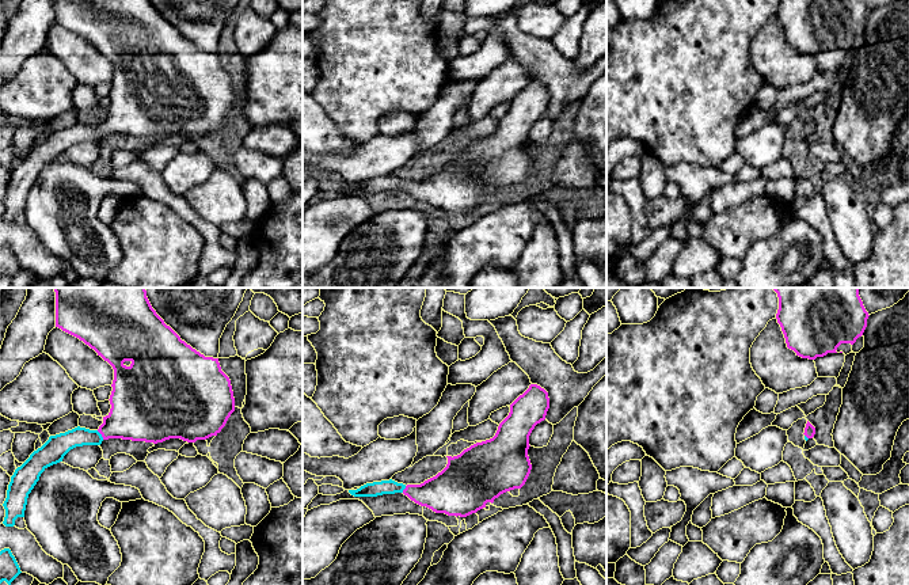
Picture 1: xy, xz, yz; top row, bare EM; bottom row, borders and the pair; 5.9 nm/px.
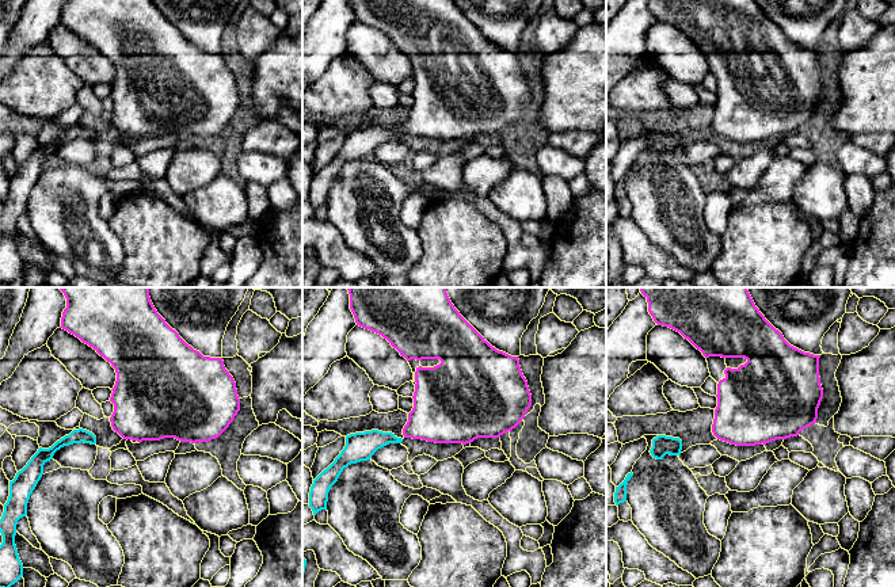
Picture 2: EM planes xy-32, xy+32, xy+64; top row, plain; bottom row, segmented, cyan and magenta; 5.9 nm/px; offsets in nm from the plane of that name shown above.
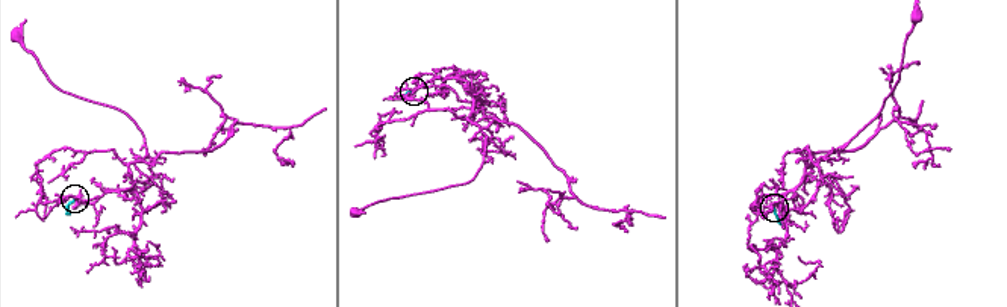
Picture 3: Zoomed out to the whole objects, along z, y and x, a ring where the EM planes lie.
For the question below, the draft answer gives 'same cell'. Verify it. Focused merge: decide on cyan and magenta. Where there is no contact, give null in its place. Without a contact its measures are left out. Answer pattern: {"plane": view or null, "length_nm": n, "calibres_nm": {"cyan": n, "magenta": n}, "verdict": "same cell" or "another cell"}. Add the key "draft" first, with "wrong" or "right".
{"draft": "right", "plane": "xy", "length_nm": 70, "calibres_nm": {"cyan": 130, "magenta": 320}, "verdict": "same cell"}

